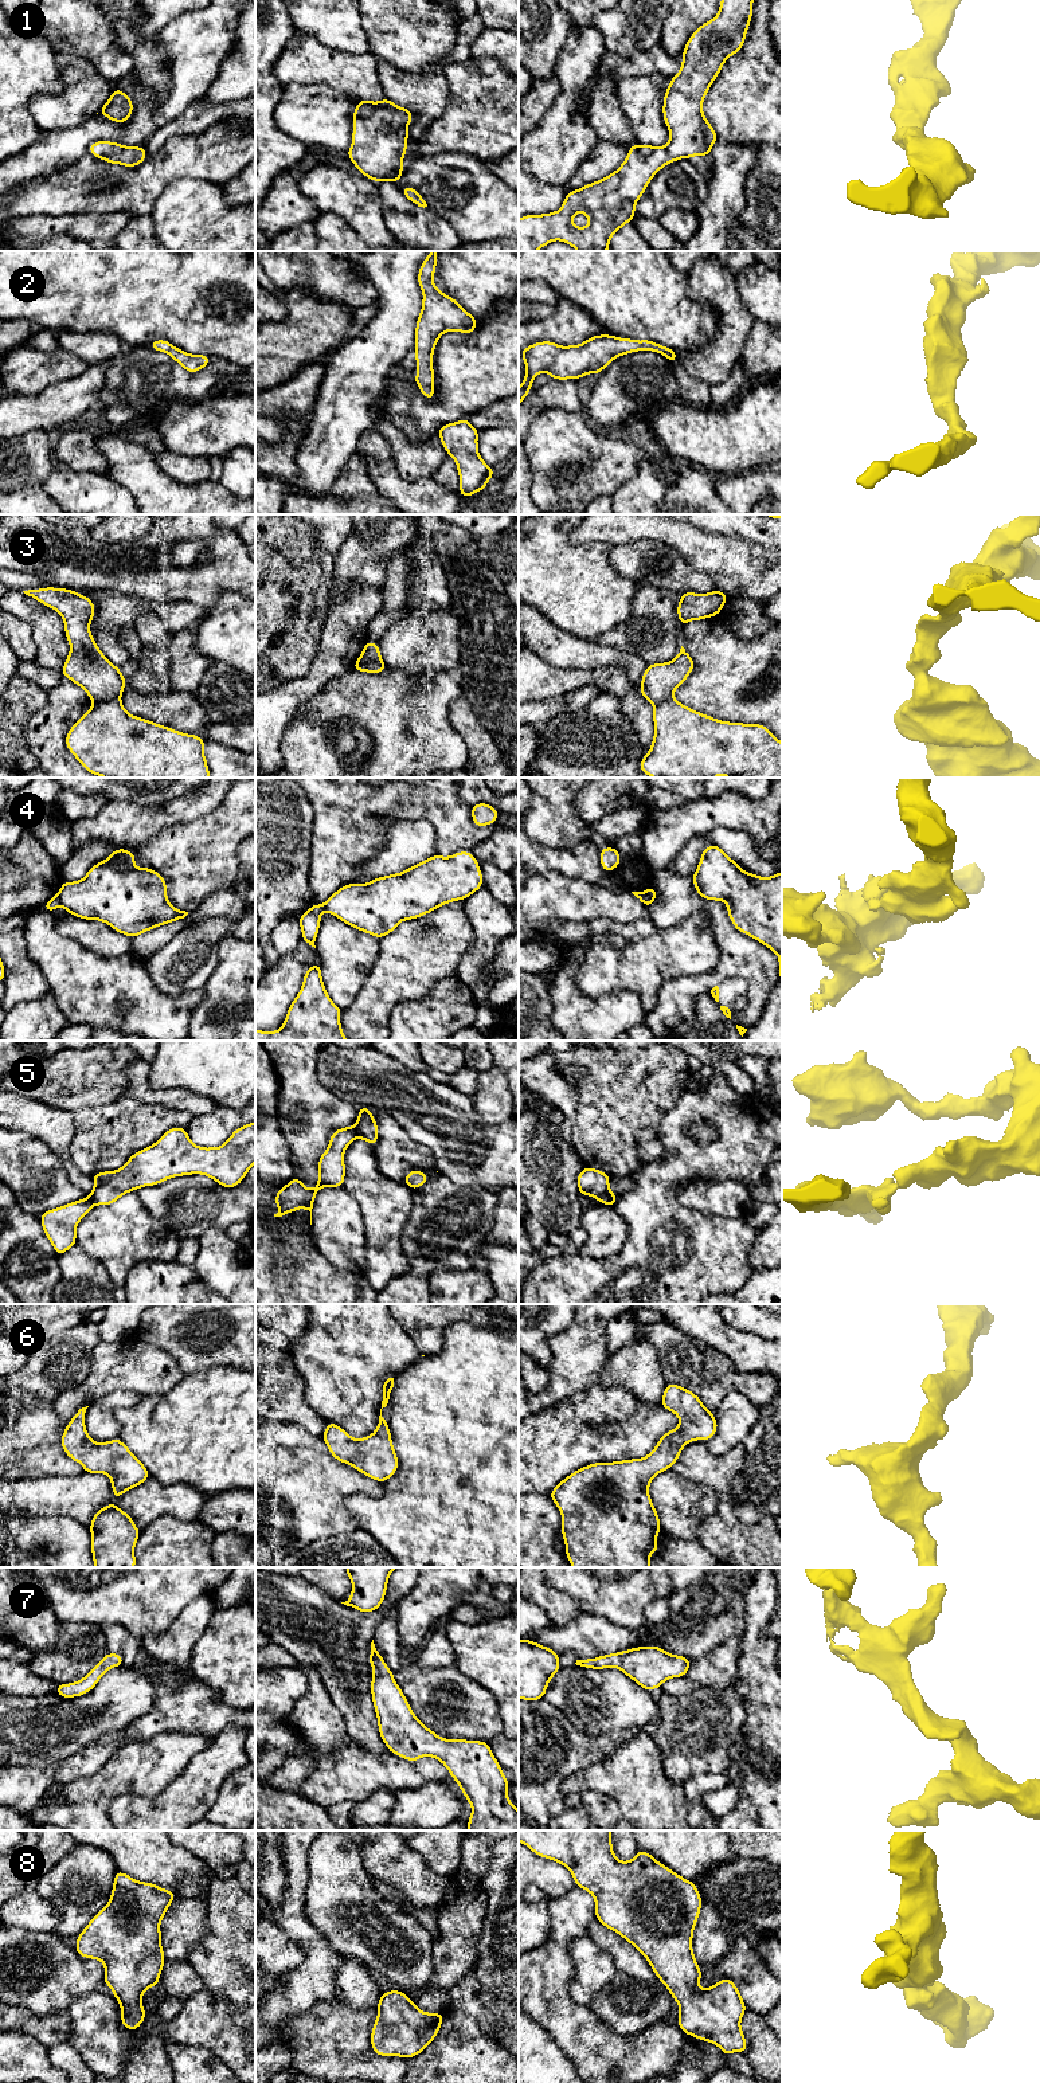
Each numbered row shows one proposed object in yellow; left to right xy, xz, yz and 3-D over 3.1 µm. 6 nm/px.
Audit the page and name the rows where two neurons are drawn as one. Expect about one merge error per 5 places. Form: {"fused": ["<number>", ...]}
{"fused": ["3", "4", "5"]}

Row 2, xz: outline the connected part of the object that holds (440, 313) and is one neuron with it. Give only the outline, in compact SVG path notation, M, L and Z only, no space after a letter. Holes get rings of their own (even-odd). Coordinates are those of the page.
M431 251L418 273L418 285L423 293L421 314L415 326L414 349L418 375L413 379L426 399L434 399L433 353L445 332L472 334L477 320L461 304L434 286L438 251Z

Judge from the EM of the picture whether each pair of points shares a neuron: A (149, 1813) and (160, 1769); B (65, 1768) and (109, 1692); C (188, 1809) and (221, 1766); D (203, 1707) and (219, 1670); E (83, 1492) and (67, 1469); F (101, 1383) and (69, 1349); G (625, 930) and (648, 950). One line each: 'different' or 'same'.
A: different
B: different
C: same
D: different
E: different
F: different
G: different

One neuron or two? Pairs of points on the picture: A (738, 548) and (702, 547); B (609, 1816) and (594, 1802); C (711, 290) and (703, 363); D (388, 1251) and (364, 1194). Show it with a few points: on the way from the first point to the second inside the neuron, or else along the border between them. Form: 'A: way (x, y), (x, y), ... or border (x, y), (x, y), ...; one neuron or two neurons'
A: way (728, 548), (711, 548); one neuron
B: way (605, 1813), (598, 1807); one neuron
C: way (726, 308), (726, 340), (720, 345); one neuron
D: way (383, 1237), (383, 1213), (378, 1208); one neuron

